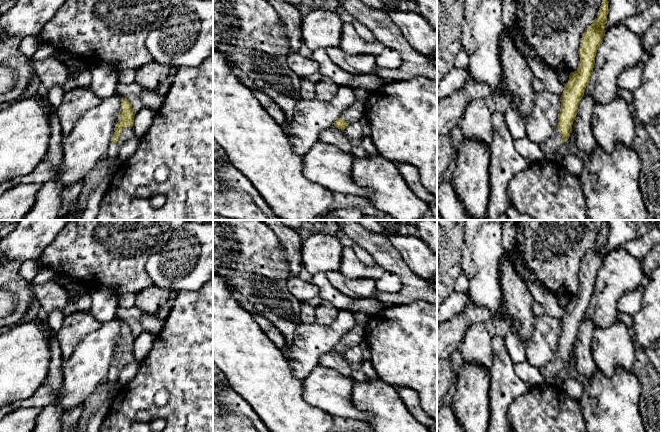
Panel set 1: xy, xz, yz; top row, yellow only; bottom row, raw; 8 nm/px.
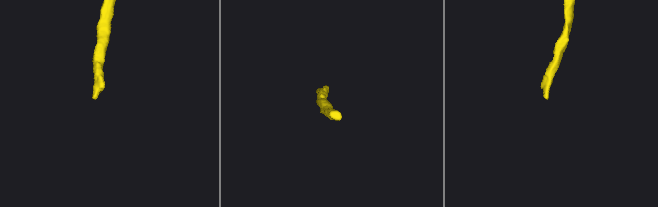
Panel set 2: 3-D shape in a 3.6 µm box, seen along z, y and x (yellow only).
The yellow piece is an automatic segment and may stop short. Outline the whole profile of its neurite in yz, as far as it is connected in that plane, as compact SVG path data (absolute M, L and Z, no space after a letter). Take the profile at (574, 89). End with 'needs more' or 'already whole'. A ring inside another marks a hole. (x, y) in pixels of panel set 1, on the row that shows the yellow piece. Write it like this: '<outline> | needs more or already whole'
M602 0L597 18L582 34L578 50L580 61L577 70L570 73L569 80L564 85L557 129L548 140L540 144L544 160L548 162L559 162L556 158L556 151L570 137L571 128L577 115L578 104L589 83L596 53L606 32L604 25L607 23L607 15L608 0Z | needs more

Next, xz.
M356 101L342 113L341 117L335 121L334 126L344 130L348 124L360 121L364 115L364 110L364 102Z | needs more

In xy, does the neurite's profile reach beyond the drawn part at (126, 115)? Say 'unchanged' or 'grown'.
grown

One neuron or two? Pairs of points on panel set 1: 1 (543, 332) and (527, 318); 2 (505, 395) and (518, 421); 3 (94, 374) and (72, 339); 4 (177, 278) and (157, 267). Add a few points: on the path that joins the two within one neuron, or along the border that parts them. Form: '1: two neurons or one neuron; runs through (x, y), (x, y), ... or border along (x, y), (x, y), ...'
1: two neurons; border along (535, 317), (533, 329), (525, 346)
2: two neurons; border along (528, 389), (510, 405), (508, 421)
3: two neurons; border along (94, 330), (89, 332), (63, 360)
4: one neuron; runs through (172, 273), (167, 268), (162, 267)

